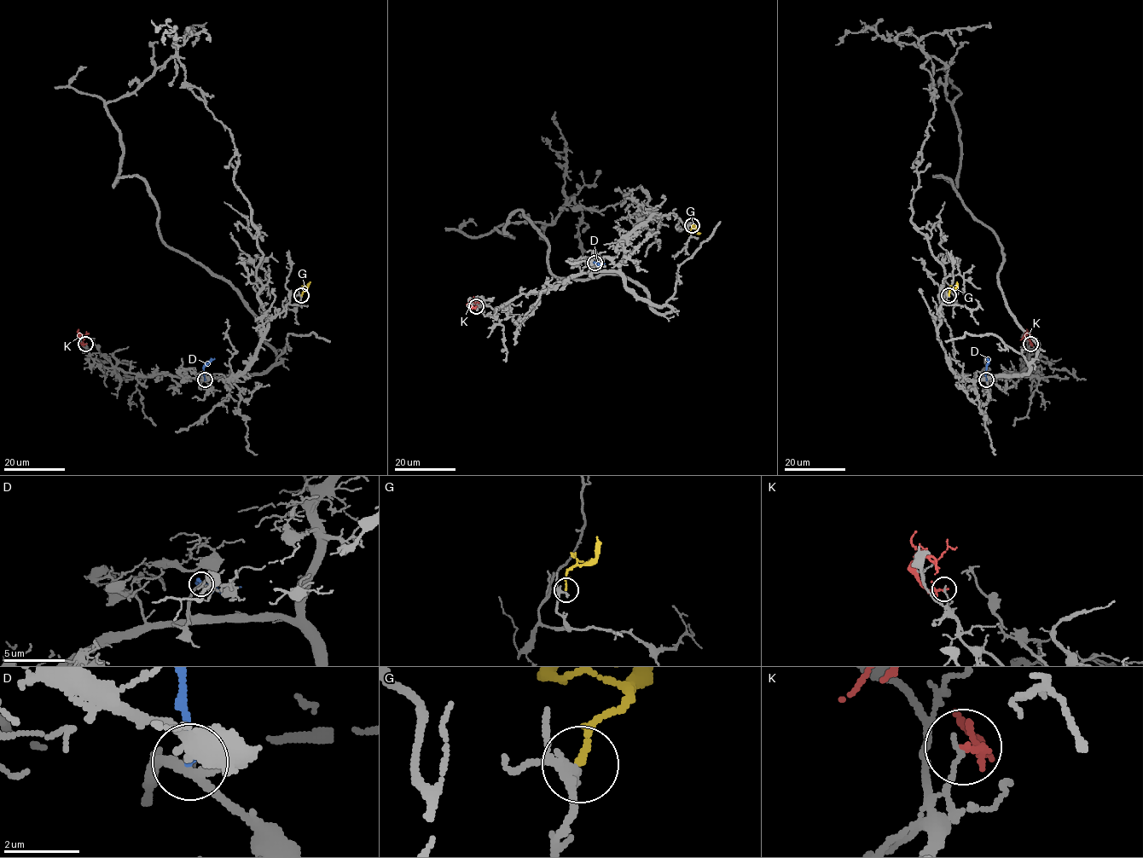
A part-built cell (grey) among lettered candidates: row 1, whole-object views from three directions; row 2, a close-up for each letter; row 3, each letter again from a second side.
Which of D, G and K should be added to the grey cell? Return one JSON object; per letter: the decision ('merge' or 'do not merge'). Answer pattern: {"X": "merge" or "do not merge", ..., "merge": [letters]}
{"D": "do not merge", "G": "merge", "K": "do not merge", "merge": ["G"]}

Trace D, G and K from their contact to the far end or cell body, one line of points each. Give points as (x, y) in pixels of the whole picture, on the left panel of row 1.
D: (204, 379), (204, 368), (214, 358)
G: (302, 295), (310, 281)
K: (85, 344), (82, 344), (78, 339), (89, 333)

